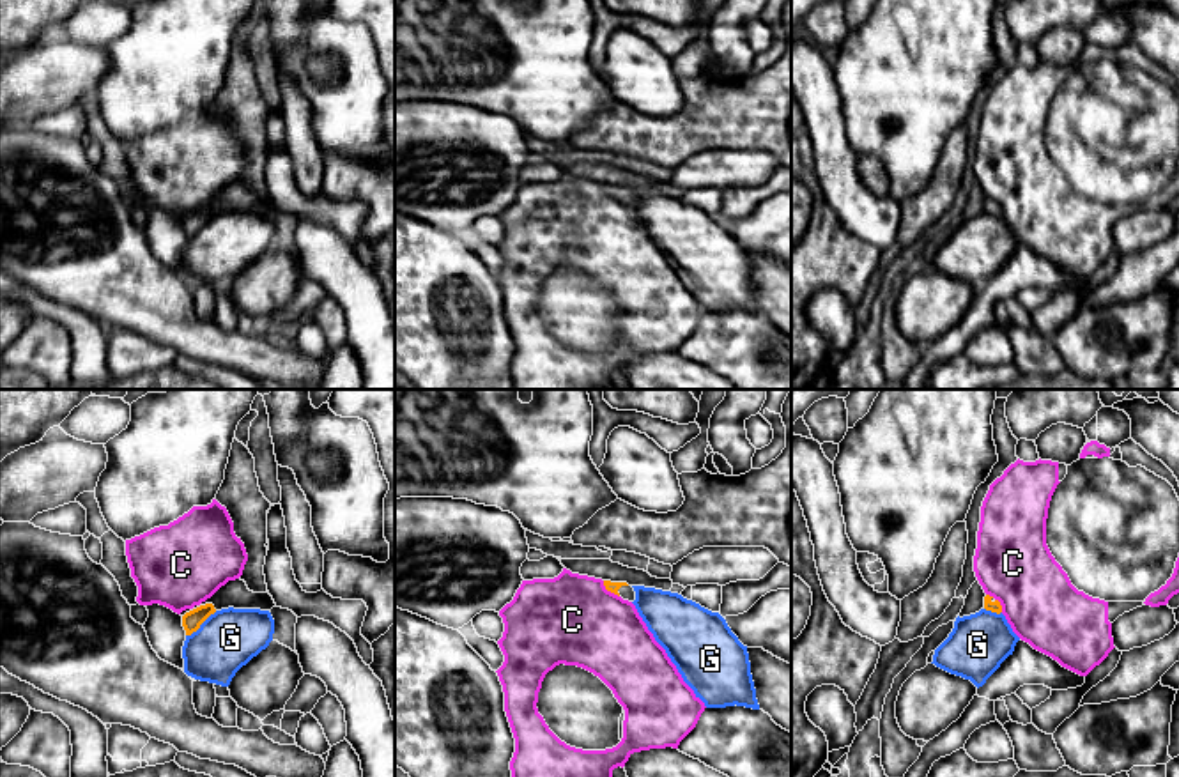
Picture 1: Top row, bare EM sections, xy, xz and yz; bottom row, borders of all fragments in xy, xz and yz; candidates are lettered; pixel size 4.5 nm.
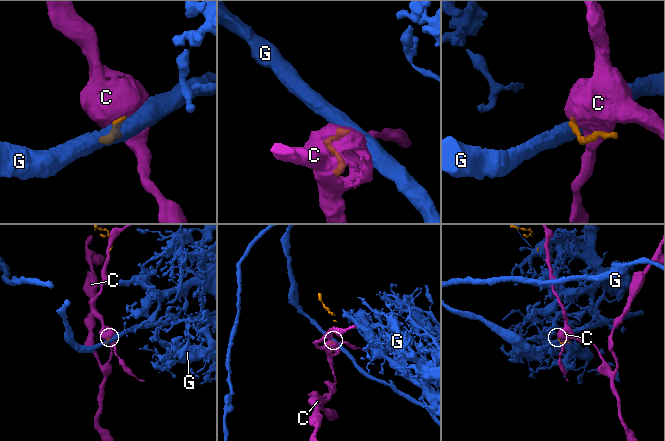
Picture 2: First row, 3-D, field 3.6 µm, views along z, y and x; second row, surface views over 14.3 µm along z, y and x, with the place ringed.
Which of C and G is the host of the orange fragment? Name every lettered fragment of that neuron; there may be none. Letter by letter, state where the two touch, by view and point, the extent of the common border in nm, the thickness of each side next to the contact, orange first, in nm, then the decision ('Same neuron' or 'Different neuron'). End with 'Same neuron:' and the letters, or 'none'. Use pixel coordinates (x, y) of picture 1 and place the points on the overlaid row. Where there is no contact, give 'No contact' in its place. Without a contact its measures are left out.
C: Touches orange at yz (997, 600). Shared border 120 nm. Thickness 50 nm (orange) against 360 nm. Different neuron
G: Touches orange at xy (200, 623). Shared border 180 nm. Thickness 90 nm (orange) against 280 nm. Different neuron
Same neuron: none

